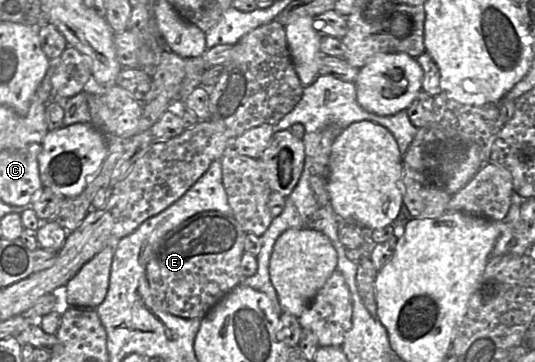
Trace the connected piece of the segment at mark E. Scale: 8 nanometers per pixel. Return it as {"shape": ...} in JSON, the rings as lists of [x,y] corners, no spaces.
{"shape":[[[219,211],[196,214],[167,233],[146,266],[156,305],[184,319],[203,319],[231,290],[242,283],[240,263],[246,232],[233,216]]]}

